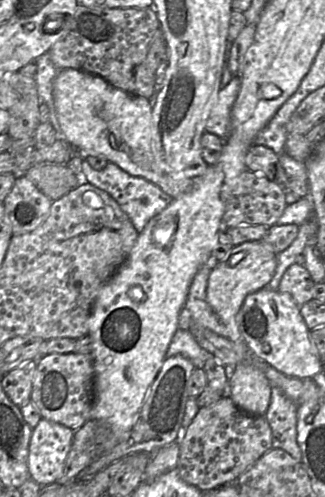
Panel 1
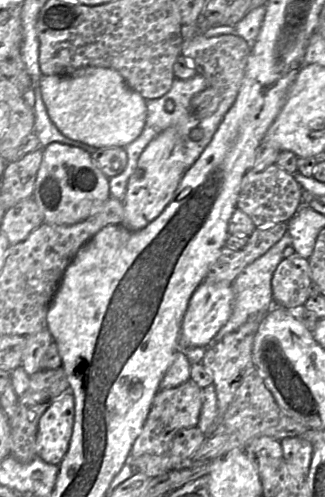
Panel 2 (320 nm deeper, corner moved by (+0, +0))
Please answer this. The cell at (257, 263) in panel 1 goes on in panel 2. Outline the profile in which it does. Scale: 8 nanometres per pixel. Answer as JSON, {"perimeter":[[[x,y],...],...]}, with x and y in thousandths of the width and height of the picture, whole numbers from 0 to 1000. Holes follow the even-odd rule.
{"perimeter":[[[625,565],[588,596],[563,638],[551,676],[551,700],[646,696],[652,682],[708,640],[717,604],[720,588],[711,573],[658,573]]]}

